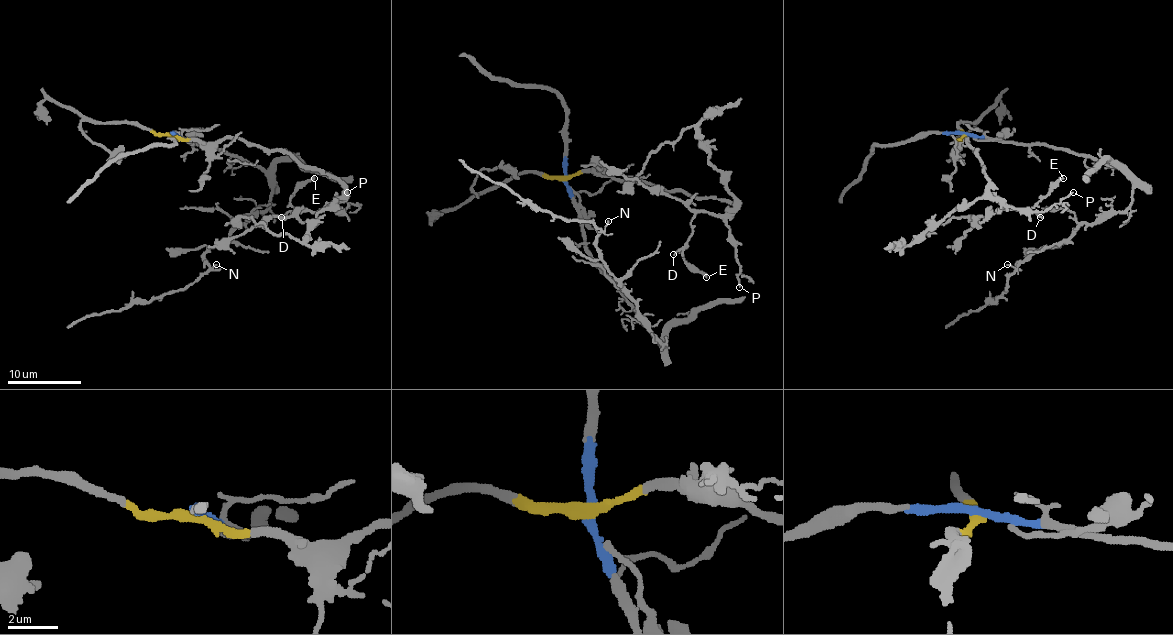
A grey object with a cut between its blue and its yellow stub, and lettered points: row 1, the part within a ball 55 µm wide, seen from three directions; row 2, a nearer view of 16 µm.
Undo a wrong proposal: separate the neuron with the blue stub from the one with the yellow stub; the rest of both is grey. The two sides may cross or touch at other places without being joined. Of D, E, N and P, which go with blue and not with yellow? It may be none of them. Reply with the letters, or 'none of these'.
N

